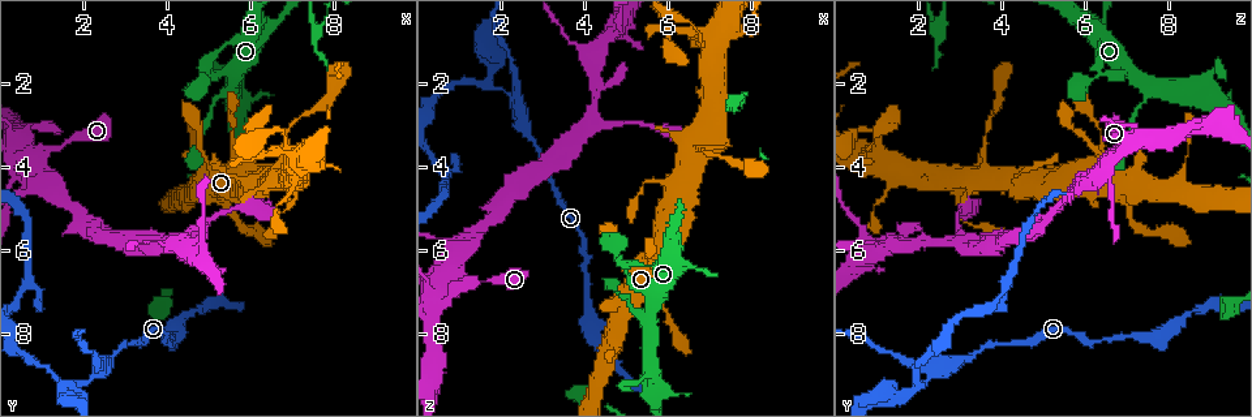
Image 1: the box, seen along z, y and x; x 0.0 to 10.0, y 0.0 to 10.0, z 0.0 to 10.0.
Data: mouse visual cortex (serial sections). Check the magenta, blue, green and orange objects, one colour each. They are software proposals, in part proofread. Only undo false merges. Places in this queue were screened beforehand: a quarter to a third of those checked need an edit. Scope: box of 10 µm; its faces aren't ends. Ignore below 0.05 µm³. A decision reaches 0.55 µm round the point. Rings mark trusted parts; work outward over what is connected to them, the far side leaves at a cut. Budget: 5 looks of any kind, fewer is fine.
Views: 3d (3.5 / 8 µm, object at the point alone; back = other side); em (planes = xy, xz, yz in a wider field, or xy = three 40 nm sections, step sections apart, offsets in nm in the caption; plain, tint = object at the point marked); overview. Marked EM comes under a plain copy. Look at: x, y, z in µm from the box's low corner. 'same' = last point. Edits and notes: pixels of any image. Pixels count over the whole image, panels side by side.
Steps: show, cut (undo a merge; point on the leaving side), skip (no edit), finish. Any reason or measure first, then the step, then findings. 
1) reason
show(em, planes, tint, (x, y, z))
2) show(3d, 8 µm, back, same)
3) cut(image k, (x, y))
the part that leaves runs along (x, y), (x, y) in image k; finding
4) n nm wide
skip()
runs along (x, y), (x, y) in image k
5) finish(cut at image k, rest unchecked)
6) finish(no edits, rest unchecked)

three-way junction
show(3d, 8 µm, (5.50, 2.10, 7.65))

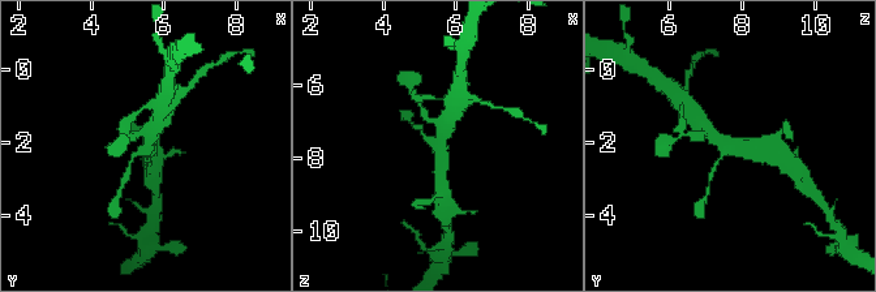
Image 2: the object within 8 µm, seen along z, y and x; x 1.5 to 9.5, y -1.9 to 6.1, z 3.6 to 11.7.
3 arms; arms of 150, 400, 450 nm
show(em, xy, step 1, tint, same)

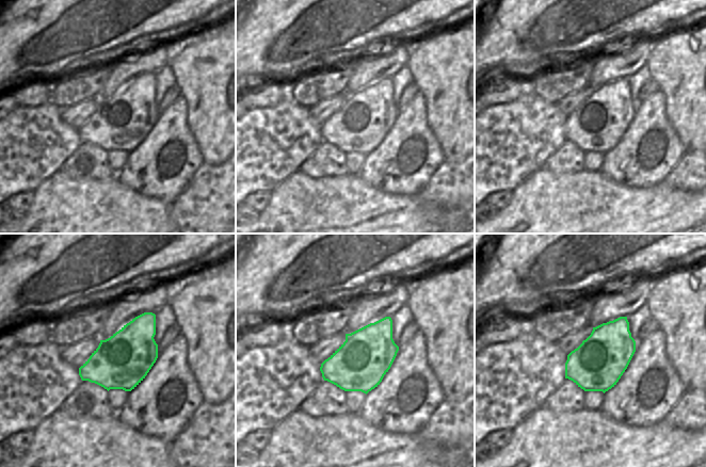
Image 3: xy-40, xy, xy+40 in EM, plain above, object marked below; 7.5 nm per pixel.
skip()
runs along (703, 124), (728, 147), (769, 147) in image 2; continuous, no second cell

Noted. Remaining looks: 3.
abrupt turn
show(3d, 3.5 µm, (0.90, 3.85, 6.50))

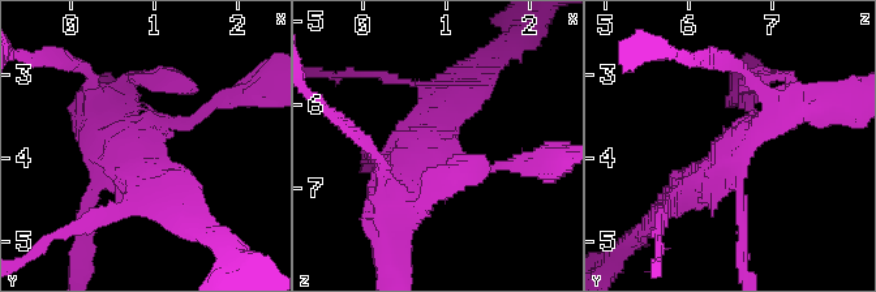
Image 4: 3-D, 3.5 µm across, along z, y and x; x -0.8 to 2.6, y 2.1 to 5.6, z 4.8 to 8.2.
show(em, xy, step 1, tint, (0.85, 3.80, 6.45))

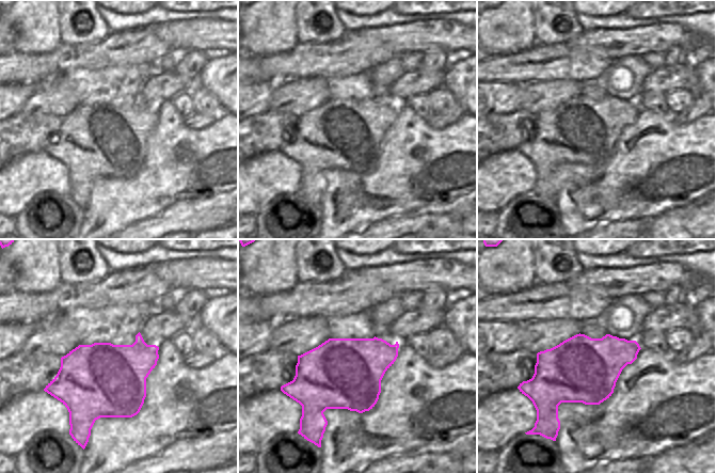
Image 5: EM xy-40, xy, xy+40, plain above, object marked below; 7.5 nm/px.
cut it another way
show(em, xy, step 2, tint, same)

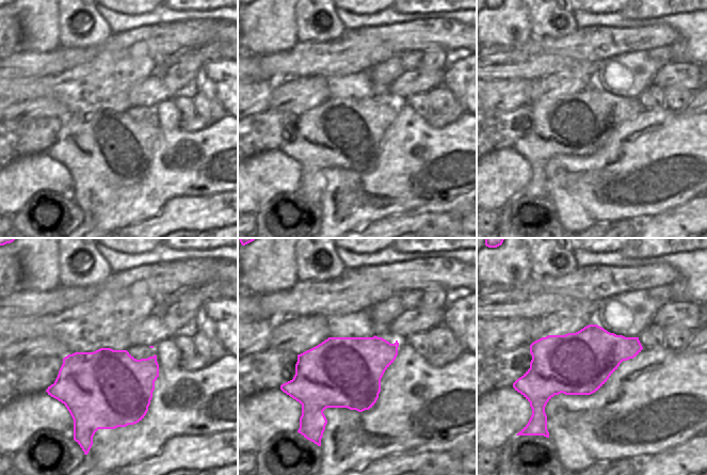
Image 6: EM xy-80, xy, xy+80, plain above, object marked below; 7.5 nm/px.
4 arms; arms of 100, 150, 350, 400 nm
skip()
runs along (750, 107), (750, 127), (677, 198) in image 4; all the same cell

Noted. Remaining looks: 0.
finish(no edits, rest unchecked)

